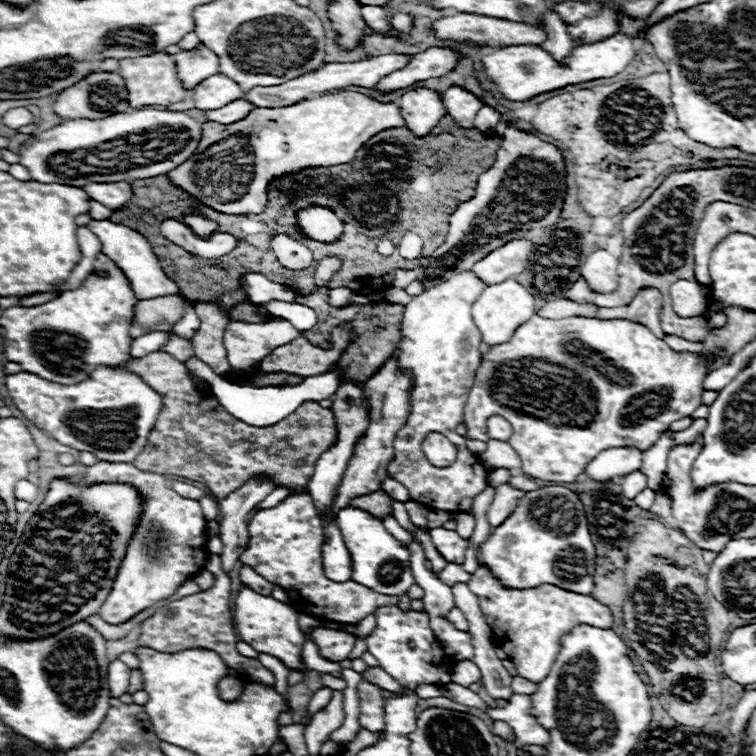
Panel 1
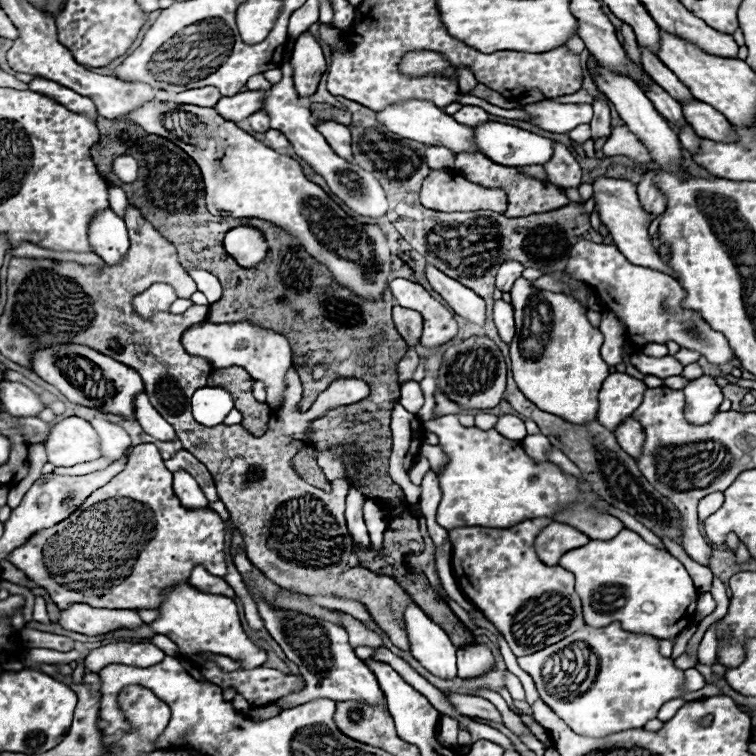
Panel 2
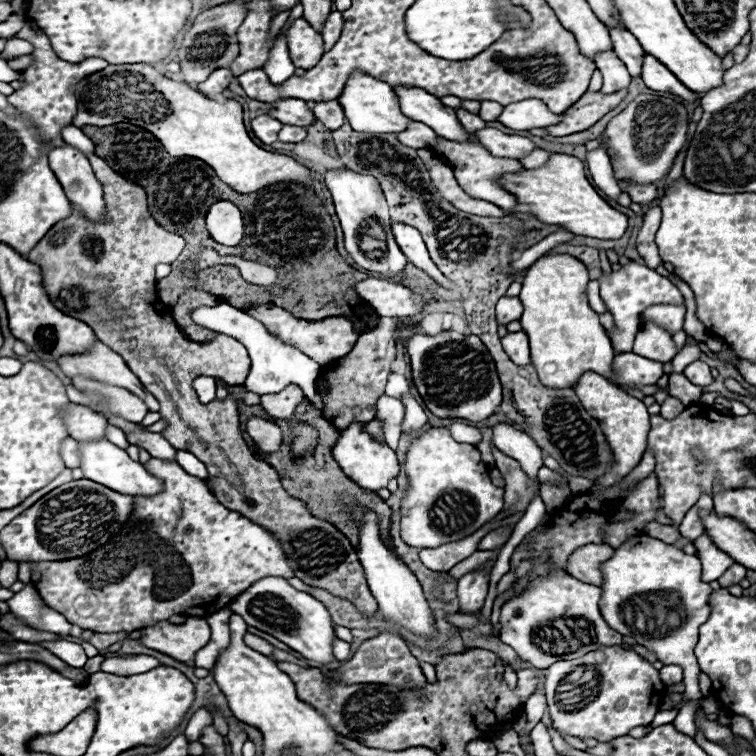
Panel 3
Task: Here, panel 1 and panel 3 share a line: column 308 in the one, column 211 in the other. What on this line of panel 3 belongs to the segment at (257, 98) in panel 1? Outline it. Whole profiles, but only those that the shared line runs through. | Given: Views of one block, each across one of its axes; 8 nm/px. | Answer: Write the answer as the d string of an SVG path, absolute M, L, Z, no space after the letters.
M218 68L214 70L208 80L200 82L196 88L200 92L204 92L206 96L212 96L212 94L220 94L222 90L226 90L230 86L230 78L232 78L232 72L228 68Z

